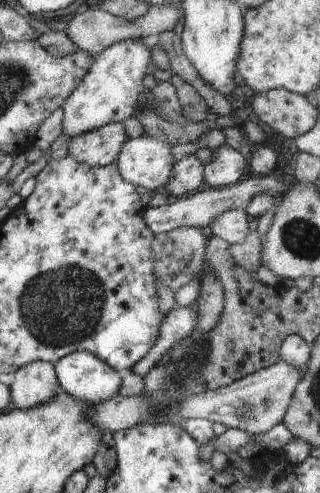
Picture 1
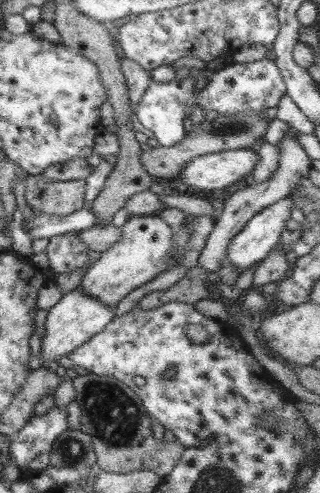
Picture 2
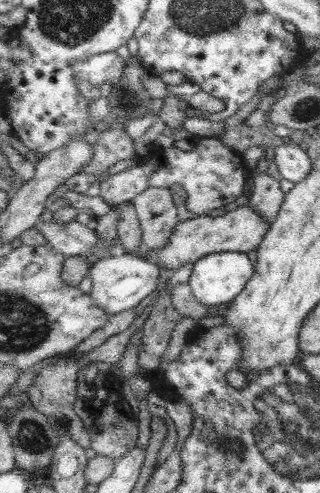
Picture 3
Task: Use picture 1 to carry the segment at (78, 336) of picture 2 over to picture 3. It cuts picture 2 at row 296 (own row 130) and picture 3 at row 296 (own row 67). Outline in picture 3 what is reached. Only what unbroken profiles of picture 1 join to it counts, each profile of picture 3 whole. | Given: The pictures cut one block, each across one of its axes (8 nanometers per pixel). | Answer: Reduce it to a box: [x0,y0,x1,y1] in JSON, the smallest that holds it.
[89,254,159,316]

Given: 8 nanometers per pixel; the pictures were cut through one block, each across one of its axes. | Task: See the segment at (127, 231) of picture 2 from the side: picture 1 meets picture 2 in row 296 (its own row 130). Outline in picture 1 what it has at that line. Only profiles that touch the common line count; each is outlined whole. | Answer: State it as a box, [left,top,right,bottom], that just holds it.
[67,124,127,166]

